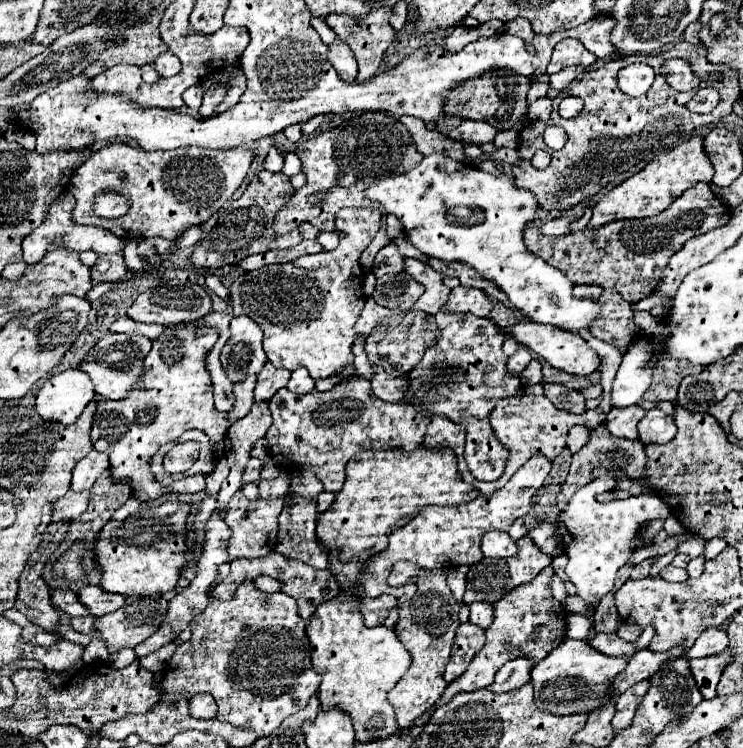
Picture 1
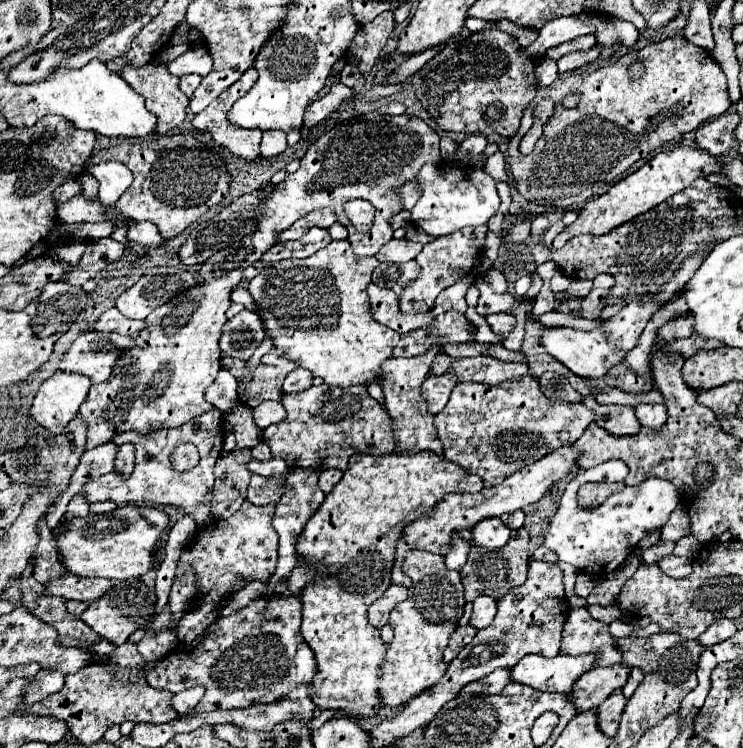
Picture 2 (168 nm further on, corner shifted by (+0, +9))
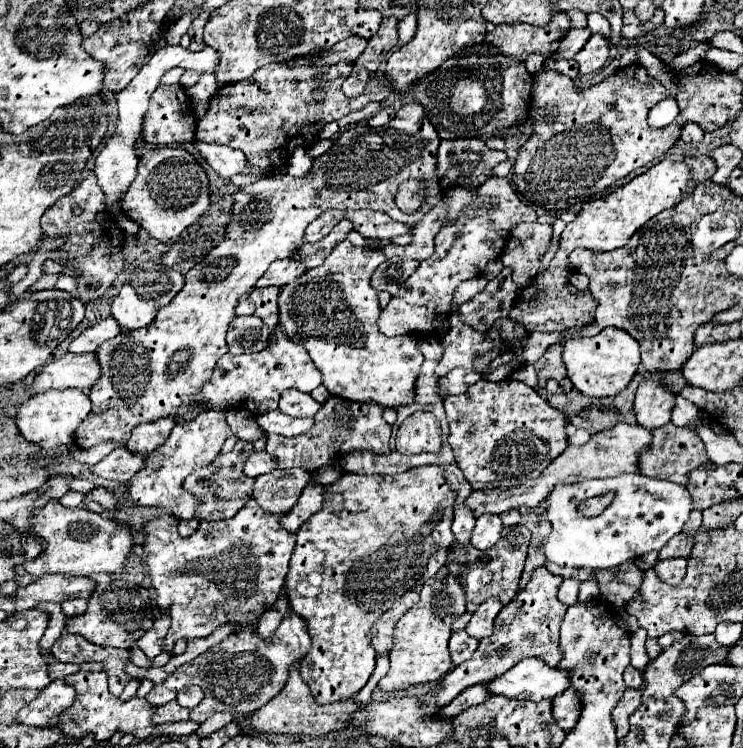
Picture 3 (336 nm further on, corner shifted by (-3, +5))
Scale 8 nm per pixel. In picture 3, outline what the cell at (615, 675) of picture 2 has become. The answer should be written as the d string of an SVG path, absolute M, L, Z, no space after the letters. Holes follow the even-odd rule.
M566 689L558 697L554 697L552 717L560 729L564 731L574 729L574 723L578 721L578 713L580 713L580 697L572 689Z

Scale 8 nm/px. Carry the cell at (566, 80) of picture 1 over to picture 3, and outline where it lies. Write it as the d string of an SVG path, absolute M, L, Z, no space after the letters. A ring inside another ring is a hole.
M594 33L584 45L584 49L574 55L574 61L580 65L582 75L602 69L606 59L608 59L608 39L600 33Z

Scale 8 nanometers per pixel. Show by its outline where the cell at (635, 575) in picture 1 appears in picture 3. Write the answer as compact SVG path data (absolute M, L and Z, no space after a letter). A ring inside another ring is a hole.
M680 533L678 537L674 537L674 539L658 553L658 557L660 557L660 559L670 559L670 557L684 557L684 559L688 559L690 553L692 553L692 547L694 547L694 539L688 537L688 535L684 535L684 533Z

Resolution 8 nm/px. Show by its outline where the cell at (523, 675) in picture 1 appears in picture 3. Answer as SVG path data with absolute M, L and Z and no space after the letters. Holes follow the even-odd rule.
M474 685L474 687L470 687L470 689L464 689L450 705L446 705L446 707L442 707L440 711L438 711L438 717L440 719L452 719L452 717L456 717L458 713L462 713L464 709L468 709L468 707L472 707L472 705L480 705L482 701L486 701L490 697L490 693L486 693L486 687L484 685Z

